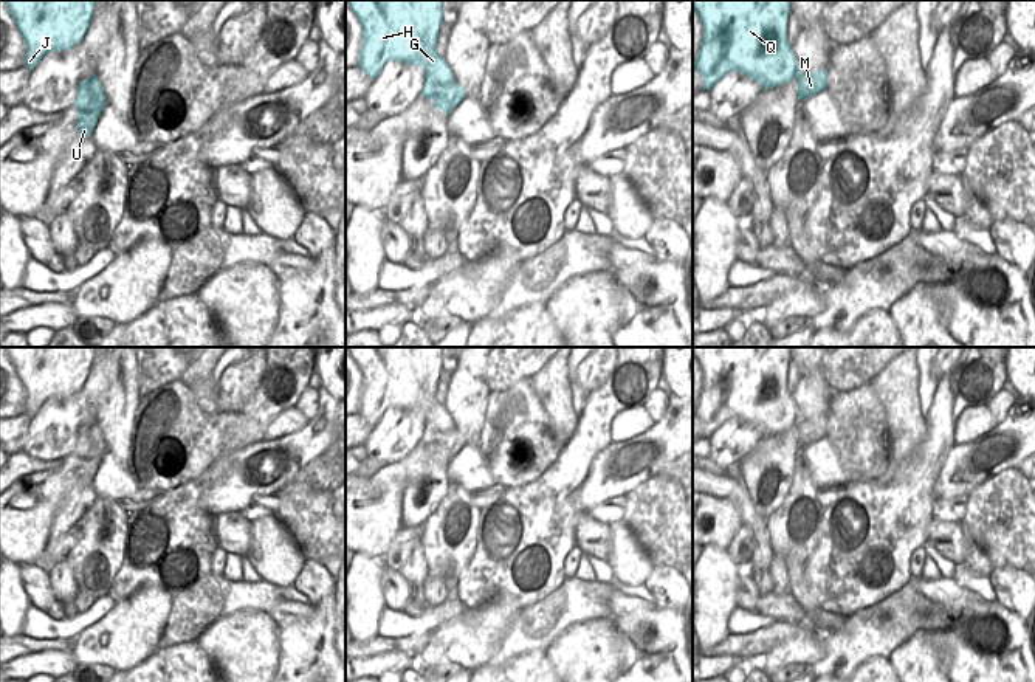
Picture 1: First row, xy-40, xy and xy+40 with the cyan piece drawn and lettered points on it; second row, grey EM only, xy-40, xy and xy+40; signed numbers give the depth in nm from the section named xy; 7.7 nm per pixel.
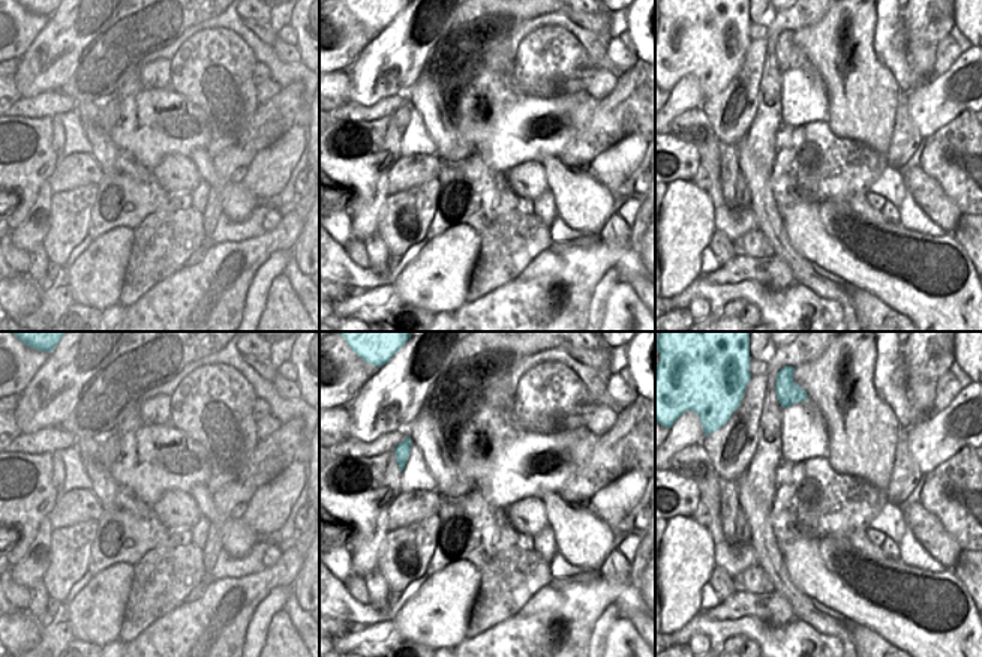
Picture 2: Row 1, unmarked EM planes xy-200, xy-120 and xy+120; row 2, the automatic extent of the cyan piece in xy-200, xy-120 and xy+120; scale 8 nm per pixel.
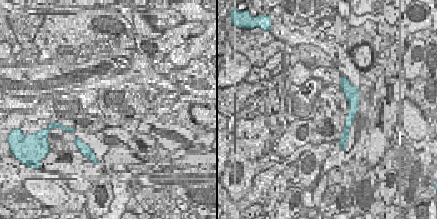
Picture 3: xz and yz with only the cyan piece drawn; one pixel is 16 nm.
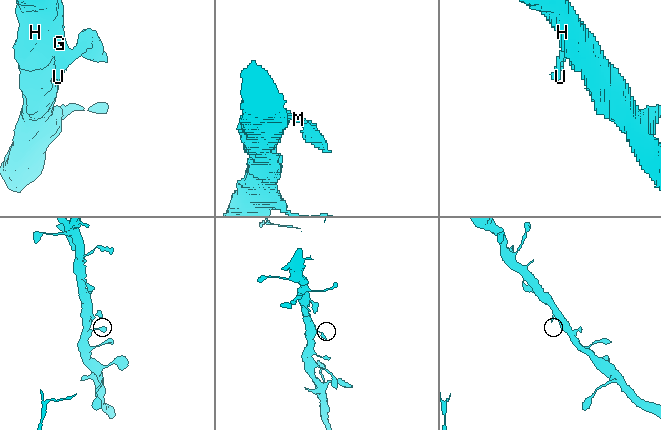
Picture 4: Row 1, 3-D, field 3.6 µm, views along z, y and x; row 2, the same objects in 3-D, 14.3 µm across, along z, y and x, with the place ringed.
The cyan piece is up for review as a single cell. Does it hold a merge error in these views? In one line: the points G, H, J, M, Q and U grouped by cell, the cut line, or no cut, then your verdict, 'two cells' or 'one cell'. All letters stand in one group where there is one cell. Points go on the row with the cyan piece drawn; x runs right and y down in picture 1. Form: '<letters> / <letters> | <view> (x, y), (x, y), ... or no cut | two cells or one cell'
G H J Q / M U | xy (454, 79), (434, 87), (425, 96) | two cells

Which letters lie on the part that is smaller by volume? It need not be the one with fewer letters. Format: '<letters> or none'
M, U

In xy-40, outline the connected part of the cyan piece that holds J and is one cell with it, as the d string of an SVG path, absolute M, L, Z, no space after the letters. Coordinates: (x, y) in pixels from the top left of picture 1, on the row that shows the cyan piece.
M5 0L28 48L31 71L50 51L67 51L85 36L96 0Z

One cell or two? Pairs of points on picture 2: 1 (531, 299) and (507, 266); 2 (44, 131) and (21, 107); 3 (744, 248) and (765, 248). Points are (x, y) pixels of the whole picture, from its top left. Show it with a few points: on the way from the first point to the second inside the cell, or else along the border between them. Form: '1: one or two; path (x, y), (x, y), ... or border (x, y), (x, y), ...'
1: two; border (516, 275), (483, 293)
2: two; border (15, 116), (53, 119)
3: one; path (748, 248), (760, 248)

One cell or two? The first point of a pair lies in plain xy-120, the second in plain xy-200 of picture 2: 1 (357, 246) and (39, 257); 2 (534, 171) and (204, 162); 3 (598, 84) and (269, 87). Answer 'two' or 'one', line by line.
1: two
2: two
3: one

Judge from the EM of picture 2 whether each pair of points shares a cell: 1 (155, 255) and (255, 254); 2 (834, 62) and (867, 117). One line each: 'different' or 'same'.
1: different
2: same

